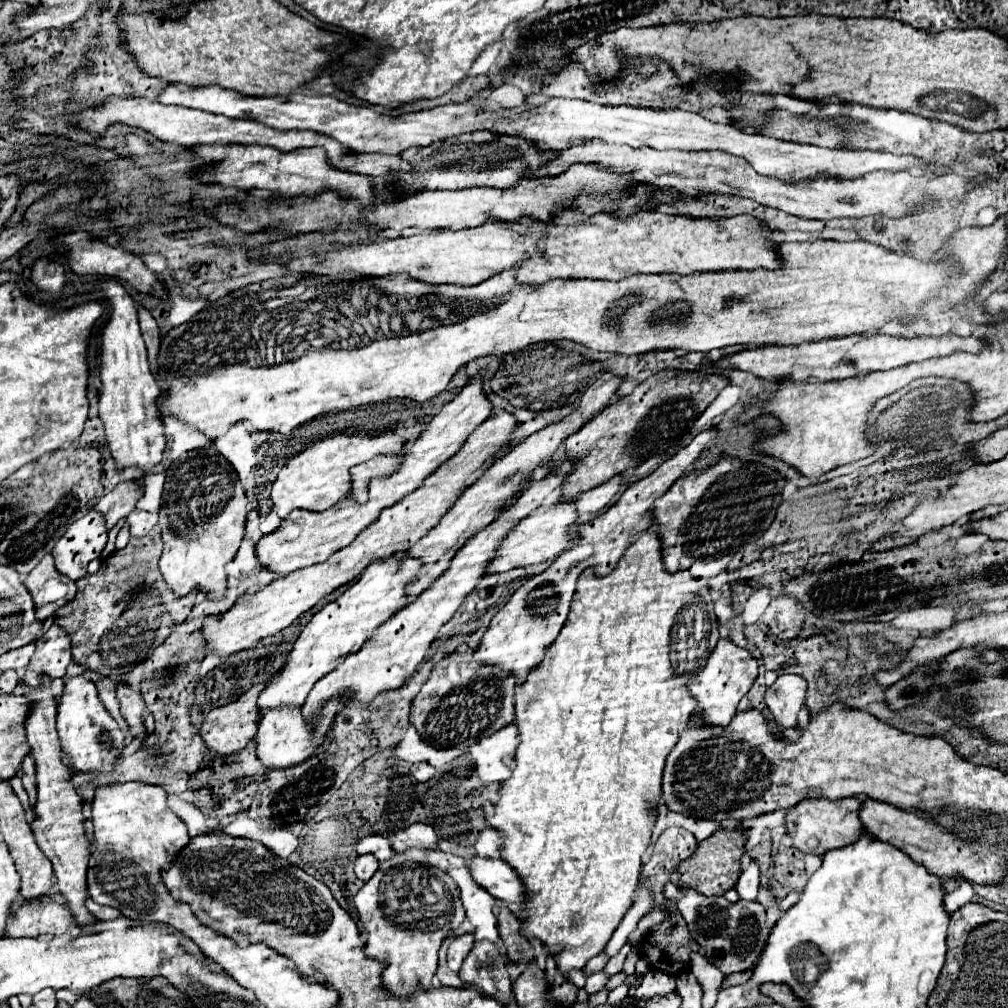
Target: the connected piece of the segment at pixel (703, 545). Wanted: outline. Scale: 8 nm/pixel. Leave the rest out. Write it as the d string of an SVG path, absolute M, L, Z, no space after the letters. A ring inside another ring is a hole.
M730 455L706 469L682 475L652 507L654 525L662 539L664 569L674 573L700 559L716 559L756 543L774 521L784 485L786 479L776 469L754 461L744 463Z

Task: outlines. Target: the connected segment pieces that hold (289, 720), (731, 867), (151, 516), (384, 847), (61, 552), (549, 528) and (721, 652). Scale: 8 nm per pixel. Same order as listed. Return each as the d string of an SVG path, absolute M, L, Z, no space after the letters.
M334 697L328 703L328 707L324 707L322 721L316 727L316 733L310 733L310 727L306 725L306 721L300 715L300 707L296 711L266 711L266 713L262 713L262 717L258 719L256 735L254 735L258 761L262 761L268 769L286 769L286 767L302 763L306 757L312 755L314 747L322 741L322 737L324 737L328 725L332 723L332 719L336 717L336 713L342 711L342 707L344 707L342 701L344 701L344 697Z
M736 827L736 829L718 829L714 835L708 839L700 841L694 855L684 859L676 873L678 873L678 883L686 883L686 887L694 887L702 895L722 895L730 887L736 885L738 875L740 875L740 857L744 853L744 843L746 843L746 829Z
M134 509L128 517L128 529L130 529L130 537L144 537L148 531L152 531L152 527L158 521L156 513L148 513L148 511L140 511Z
M366 835L366 837L360 837L358 845L356 845L356 853L362 855L362 853L374 853L378 861L388 861L392 859L396 853L388 841L388 837L382 837L382 835Z
M90 509L84 517L76 519L68 531L58 539L52 549L58 571L70 579L86 575L86 565L96 559L106 545L108 529L102 513Z
M556 501L552 505L542 505L536 511L532 511L506 539L502 541L502 547L494 561L488 567L488 573L498 573L498 571L508 571L520 565L532 565L532 563L542 563L546 559L558 557L564 549L576 545L576 537L572 537L574 531L574 521L576 521L576 501Z
M720 639L712 655L708 657L706 667L692 681L688 681L688 689L692 697L698 701L696 713L704 719L704 723L726 727L734 717L734 713L738 711L740 699L752 687L756 675L758 675L758 661L750 655L750 651L738 647L730 639Z

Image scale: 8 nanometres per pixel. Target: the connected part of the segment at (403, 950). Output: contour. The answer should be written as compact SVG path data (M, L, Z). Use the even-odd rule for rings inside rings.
M404 863L388 871L378 869L358 891L354 903L368 935L366 955L386 961L382 971L384 989L398 999L408 999L416 989L428 989L438 967L438 949L444 937L454 929L452 923L462 923L466 917L452 877L436 867L418 863Z

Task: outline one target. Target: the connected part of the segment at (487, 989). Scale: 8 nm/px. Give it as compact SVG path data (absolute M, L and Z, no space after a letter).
M490 941L474 943L474 949L464 959L458 975L464 983L478 989L486 997L492 997L500 1003L508 1003L512 999L510 973L496 945Z

